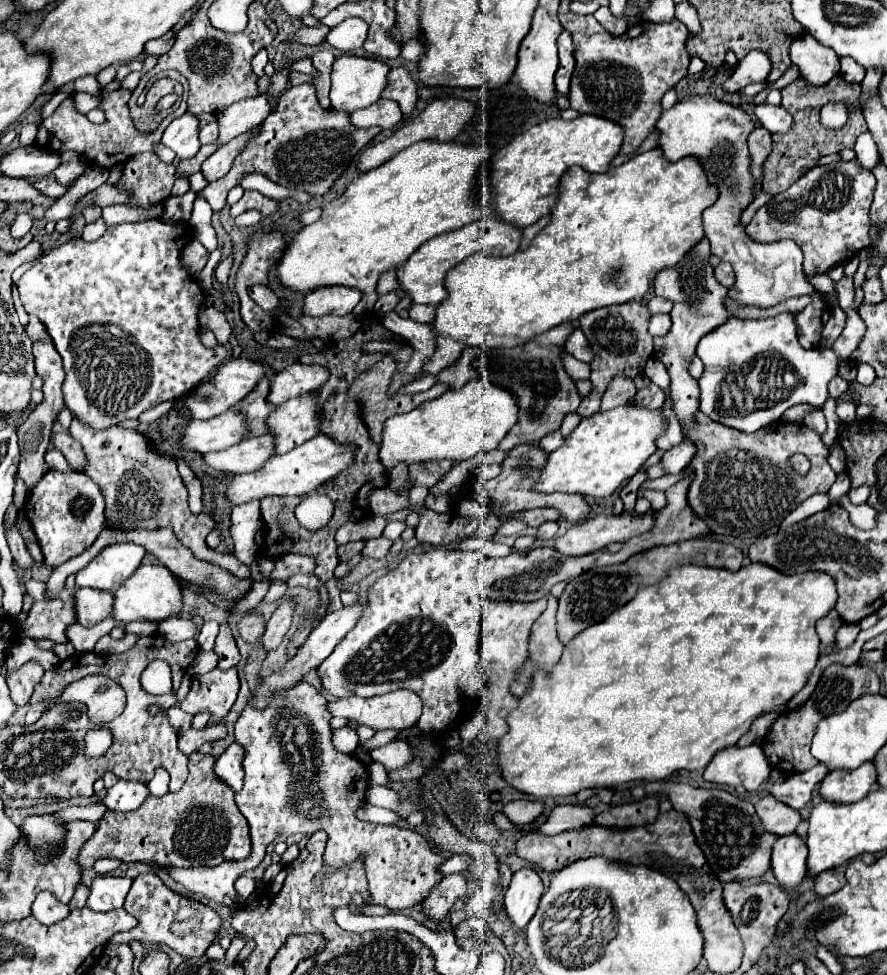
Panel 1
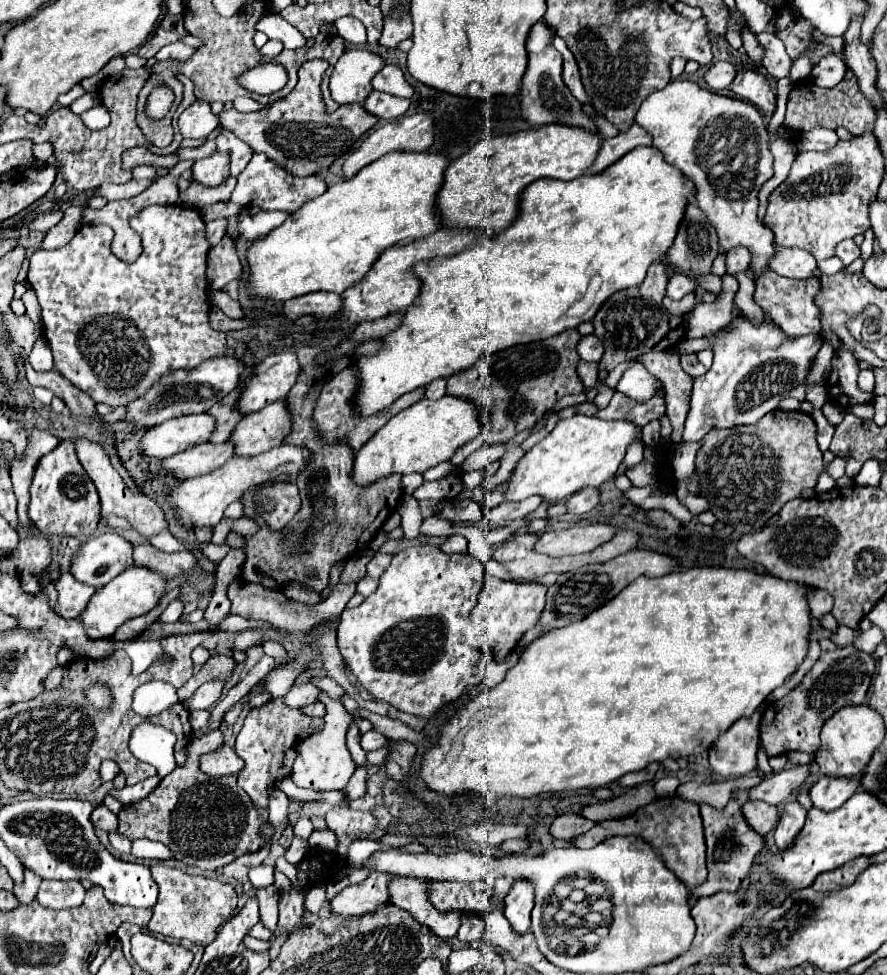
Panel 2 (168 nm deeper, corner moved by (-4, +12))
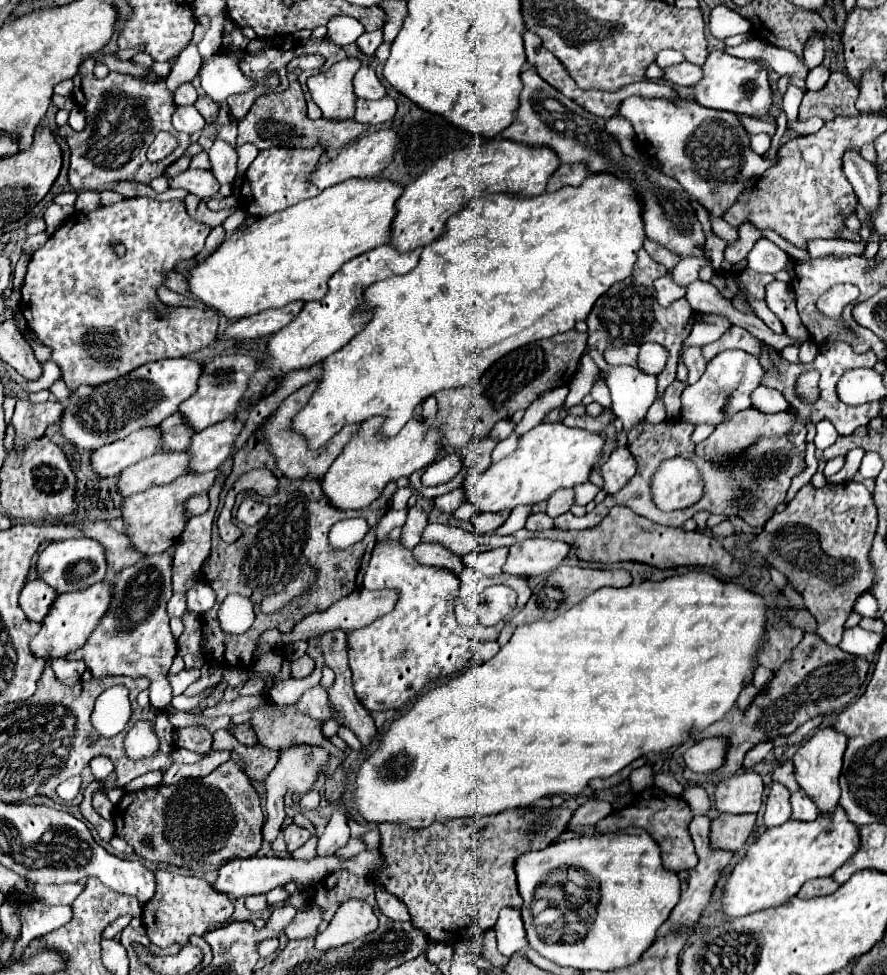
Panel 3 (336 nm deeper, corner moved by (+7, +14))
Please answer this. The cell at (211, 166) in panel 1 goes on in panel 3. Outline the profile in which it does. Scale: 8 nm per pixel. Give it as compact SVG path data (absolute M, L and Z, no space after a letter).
M188 168L174 178L168 178L168 184L170 188L184 188L188 194L194 194L202 200L212 198L220 188L210 170L196 170L196 168Z

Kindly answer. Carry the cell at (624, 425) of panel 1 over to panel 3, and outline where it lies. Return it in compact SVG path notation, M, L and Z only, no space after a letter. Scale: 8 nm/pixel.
M550 422L538 424L538 428L532 428L518 438L518 448L510 456L492 462L480 474L476 474L476 470L468 472L462 482L466 502L472 502L478 512L502 512L520 504L540 504L552 490L588 482L594 464L602 458L602 450L604 440L596 432Z

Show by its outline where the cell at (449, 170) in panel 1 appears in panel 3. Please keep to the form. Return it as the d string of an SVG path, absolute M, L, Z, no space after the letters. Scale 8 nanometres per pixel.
M346 180L322 190L316 198L304 200L294 208L286 208L252 226L238 228L204 260L200 260L188 274L188 292L200 304L214 308L226 318L246 318L268 308L282 308L290 302L320 300L326 294L326 280L348 260L388 242L390 224L394 220L394 204L402 194L402 186L388 180Z

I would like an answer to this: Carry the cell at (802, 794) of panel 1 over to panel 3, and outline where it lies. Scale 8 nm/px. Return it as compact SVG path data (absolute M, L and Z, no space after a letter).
M754 770L734 774L716 786L714 808L720 814L756 814L762 806L762 794L764 782L760 774L756 774Z

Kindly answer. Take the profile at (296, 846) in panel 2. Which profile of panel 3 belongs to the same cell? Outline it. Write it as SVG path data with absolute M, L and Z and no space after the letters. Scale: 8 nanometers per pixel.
M296 824L286 826L282 832L284 832L284 838L286 838L286 844L288 844L290 852L294 852L296 848L300 848L310 838L310 832L306 828L296 826Z

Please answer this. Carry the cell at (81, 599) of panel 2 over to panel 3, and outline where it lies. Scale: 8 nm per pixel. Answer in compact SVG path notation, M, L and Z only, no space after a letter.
M32 580L32 582L24 584L18 602L28 620L42 622L42 616L46 616L50 604L54 602L54 594L56 592L52 588L46 588L46 584L42 584L42 580Z

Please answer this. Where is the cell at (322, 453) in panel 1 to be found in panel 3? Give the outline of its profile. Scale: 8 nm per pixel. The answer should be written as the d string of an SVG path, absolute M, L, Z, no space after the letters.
M218 470L214 472L204 472L202 476L186 472L184 476L180 476L178 480L174 480L172 484L166 486L158 486L158 488L150 488L146 492L128 496L122 500L120 508L122 508L122 522L126 528L126 536L130 538L130 544L136 552L150 556L150 554L158 554L168 550L172 544L176 544L180 540L180 534L188 522L188 516L184 512L184 504L190 496L200 494L200 492L208 492L214 484L218 476Z

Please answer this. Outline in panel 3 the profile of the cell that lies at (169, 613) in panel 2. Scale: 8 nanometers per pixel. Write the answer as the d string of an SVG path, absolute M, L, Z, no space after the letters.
M174 592L174 596L168 602L168 616L170 618L182 618L186 612L186 594Z

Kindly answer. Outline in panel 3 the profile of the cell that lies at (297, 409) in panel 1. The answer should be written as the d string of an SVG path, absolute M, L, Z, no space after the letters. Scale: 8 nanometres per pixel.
M222 420L206 430L196 432L186 448L190 454L188 470L196 474L216 470L230 456L234 440L242 428L242 420Z

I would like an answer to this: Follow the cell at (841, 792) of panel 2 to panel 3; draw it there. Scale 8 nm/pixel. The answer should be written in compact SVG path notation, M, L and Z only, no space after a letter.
M802 790L792 792L792 816L790 820L798 820L798 822L812 822L816 820L818 812L814 812L814 804L810 804L810 800L806 800L806 794Z

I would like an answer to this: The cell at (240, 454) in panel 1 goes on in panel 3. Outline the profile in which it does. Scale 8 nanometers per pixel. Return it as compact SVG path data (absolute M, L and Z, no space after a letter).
M158 452L126 468L116 482L116 490L126 498L152 486L170 484L182 474L186 474L186 452Z

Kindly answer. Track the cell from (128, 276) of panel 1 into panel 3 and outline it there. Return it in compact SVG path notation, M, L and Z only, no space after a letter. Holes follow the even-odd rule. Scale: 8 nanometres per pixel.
M126 198L112 206L100 206L94 212L76 212L72 216L76 218L66 220L66 224L32 254L22 286L22 314L36 336L52 348L52 360L60 366L62 380L70 390L80 384L104 384L146 362L188 356L216 340L218 314L214 310L170 308L164 306L156 294L156 288L162 286L164 272L172 270L178 260L198 256L212 230L192 220L182 200L158 202L152 198ZM116 244L126 248L122 258L114 252Z

